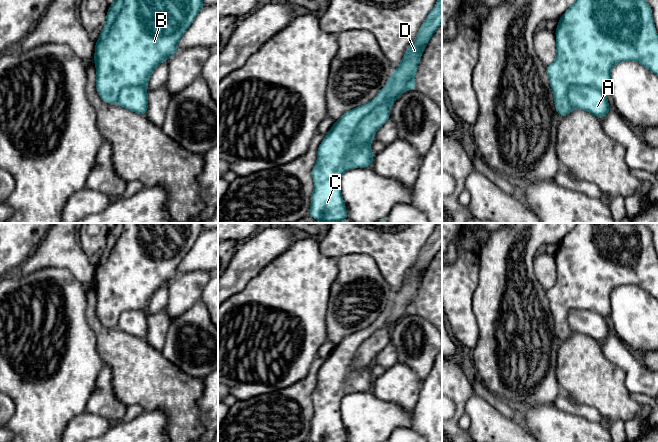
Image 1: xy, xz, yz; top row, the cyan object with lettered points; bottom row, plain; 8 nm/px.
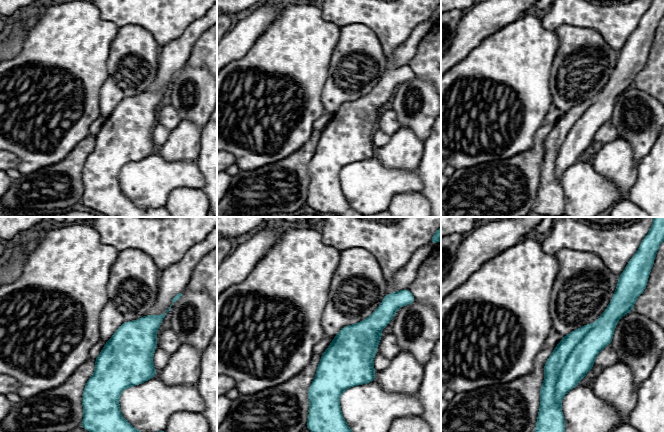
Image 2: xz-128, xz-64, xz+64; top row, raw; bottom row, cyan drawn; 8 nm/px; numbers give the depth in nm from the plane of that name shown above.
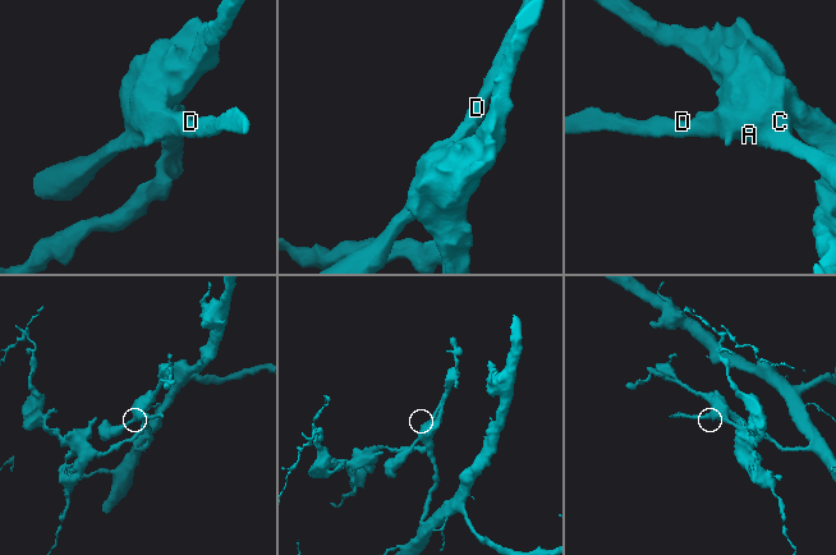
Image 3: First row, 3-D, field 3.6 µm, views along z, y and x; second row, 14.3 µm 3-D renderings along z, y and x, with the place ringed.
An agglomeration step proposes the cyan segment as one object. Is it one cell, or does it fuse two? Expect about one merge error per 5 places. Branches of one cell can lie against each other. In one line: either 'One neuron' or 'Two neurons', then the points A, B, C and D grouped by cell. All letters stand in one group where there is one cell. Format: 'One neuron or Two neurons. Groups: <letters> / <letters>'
Two neurons. Groups: A D / B C

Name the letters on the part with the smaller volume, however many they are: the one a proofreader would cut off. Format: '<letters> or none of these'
A, D

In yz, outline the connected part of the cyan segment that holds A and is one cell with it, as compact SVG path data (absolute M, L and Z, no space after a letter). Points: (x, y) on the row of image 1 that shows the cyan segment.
M572 86L568 91L568 99L574 109L588 111L599 119L611 110L606 93L590 86Z

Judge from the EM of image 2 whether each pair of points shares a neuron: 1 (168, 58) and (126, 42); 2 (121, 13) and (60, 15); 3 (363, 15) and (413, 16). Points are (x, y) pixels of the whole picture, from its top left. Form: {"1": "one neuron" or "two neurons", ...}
{"1": "two neurons", "2": "two neurons", "3": "one neuron"}

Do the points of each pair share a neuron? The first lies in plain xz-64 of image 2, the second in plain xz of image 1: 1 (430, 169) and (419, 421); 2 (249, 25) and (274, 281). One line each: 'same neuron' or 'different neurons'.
1: same neuron
2: different neurons

